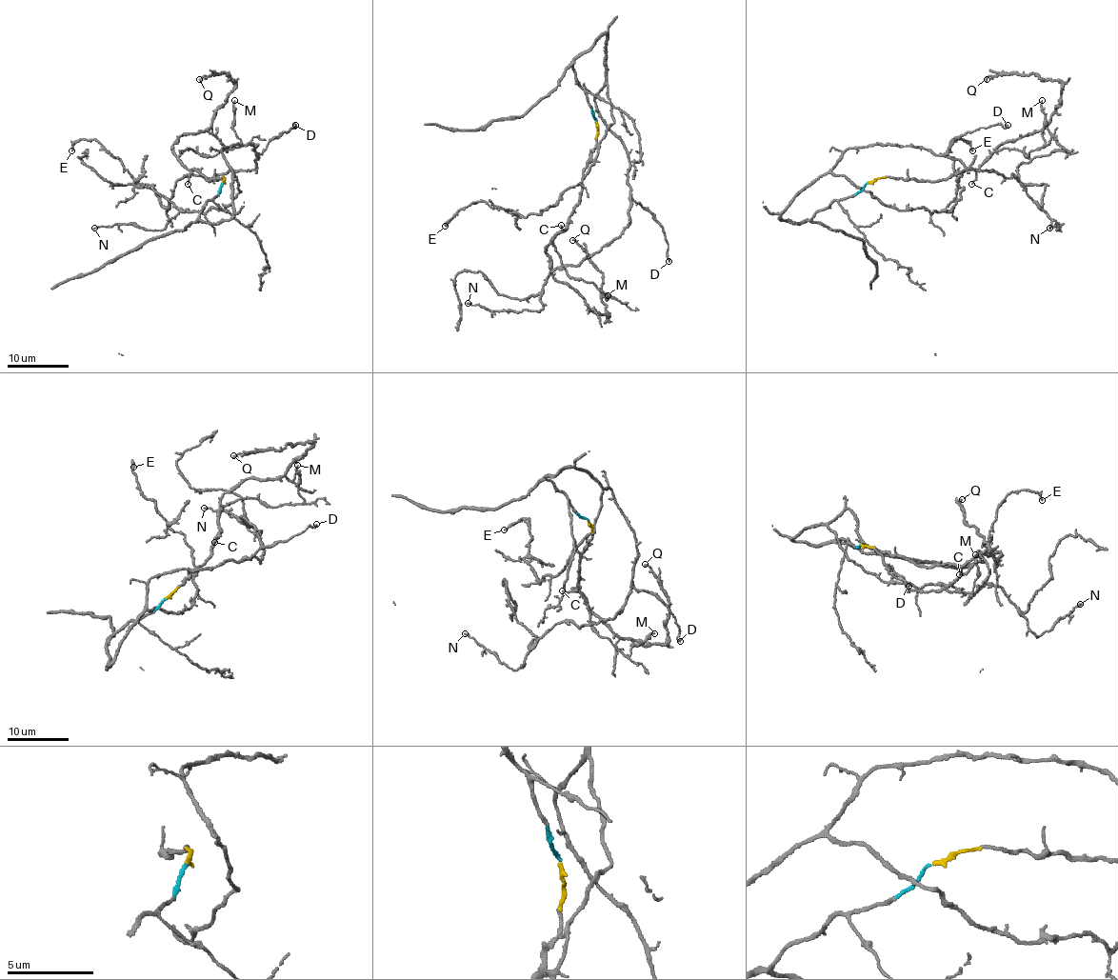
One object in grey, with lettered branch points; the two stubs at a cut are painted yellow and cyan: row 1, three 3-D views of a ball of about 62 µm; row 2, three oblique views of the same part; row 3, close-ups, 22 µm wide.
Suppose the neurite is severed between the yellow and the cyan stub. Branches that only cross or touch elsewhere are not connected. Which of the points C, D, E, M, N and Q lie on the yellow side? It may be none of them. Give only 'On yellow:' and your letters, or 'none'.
On yellow: C, M, Q

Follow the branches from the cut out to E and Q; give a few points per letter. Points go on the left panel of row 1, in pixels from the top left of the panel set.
E: (223, 184), (208, 224), (229, 219), (234, 172), (223, 210), (182, 211), (100, 143), (72, 151)
Q: (223, 182), (189, 170), (173, 151), (183, 134), (210, 127), (235, 86), (228, 74), (198, 78)

